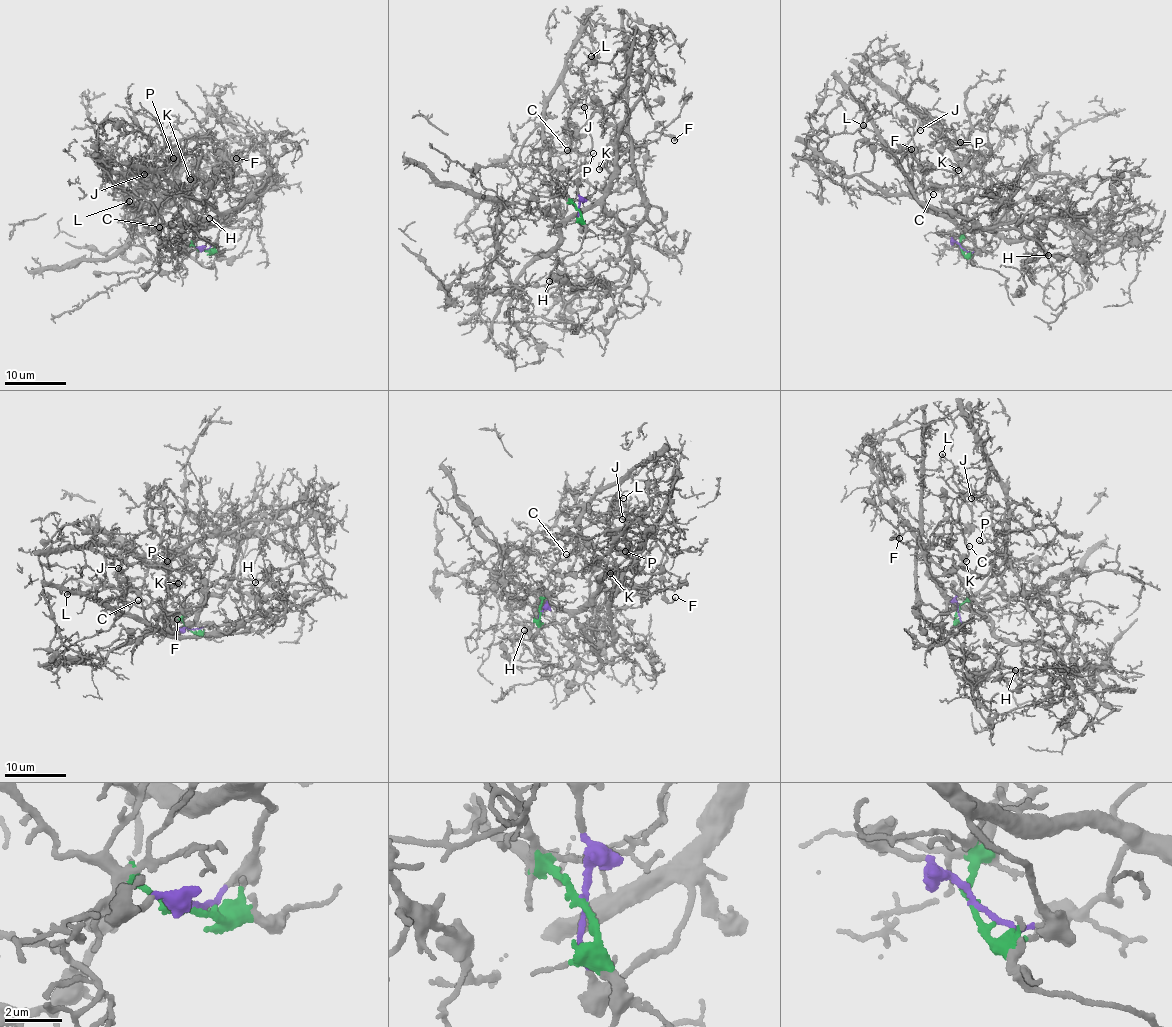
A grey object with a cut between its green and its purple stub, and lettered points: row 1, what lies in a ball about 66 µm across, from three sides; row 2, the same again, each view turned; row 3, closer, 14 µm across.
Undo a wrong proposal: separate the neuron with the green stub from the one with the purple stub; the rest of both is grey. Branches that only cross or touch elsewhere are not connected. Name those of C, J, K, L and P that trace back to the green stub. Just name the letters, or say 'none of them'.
C, J, L, P

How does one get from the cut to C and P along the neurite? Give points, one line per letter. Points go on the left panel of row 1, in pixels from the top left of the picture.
C: (204, 250), (176, 236), (150, 188), (132, 193), (108, 173), (122, 175), (145, 221), (159, 227)
P: (204, 250), (176, 236), (150, 188), (132, 193), (108, 173), (145, 172), (158, 158), (173, 158)

